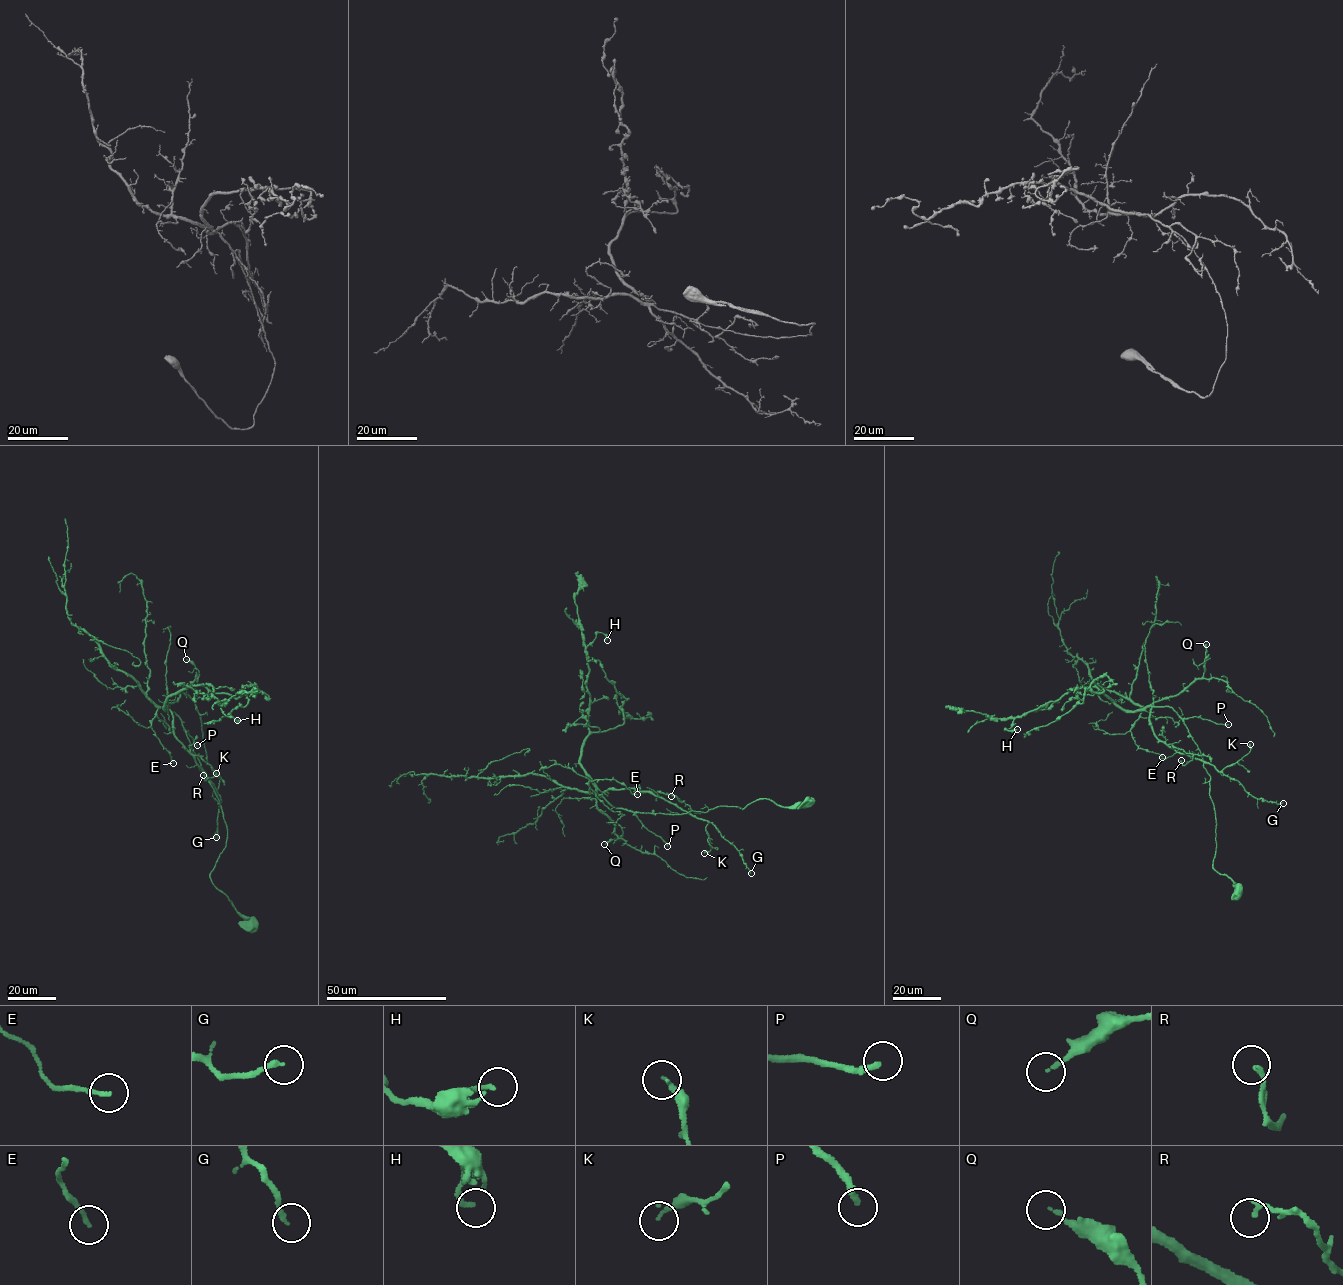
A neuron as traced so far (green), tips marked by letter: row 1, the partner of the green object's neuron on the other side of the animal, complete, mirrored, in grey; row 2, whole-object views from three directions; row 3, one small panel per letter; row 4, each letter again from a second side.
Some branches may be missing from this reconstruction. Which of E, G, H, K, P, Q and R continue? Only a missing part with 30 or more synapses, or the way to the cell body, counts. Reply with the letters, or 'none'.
P

